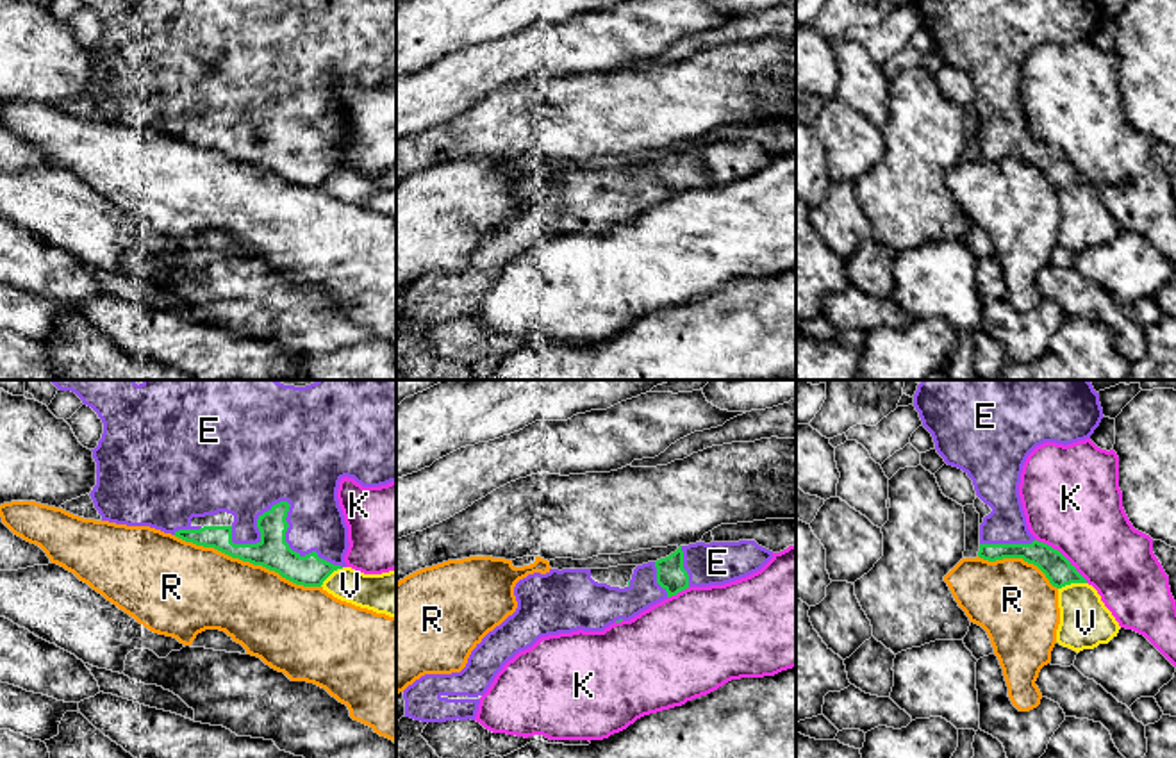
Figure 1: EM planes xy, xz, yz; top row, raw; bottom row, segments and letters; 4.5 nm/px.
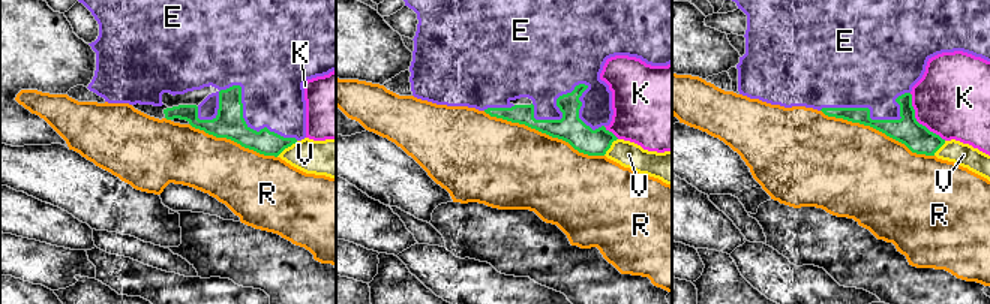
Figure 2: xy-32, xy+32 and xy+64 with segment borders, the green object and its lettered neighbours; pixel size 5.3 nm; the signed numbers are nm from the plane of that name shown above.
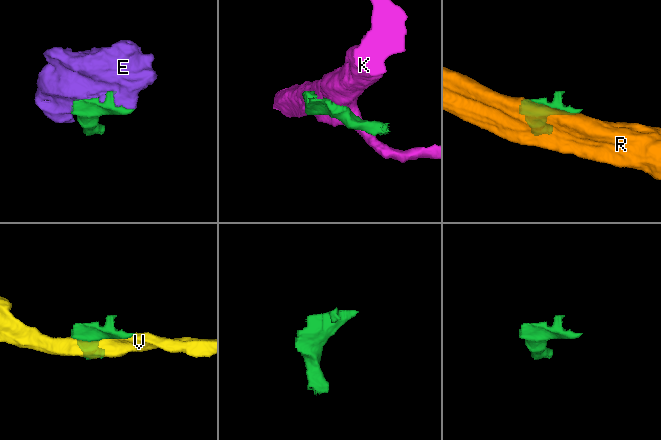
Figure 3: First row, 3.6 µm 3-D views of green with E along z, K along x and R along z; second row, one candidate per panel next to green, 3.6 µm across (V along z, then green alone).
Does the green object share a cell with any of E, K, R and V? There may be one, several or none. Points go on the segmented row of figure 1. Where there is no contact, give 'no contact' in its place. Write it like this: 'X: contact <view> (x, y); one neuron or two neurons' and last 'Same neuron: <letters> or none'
E: contact xy (289, 505); one neuron
K: contact yz (1062, 555); two neurons
R: contact xy (247, 560); two neurons
V: contact yz (1071, 582); two neurons
Same neuron: E

